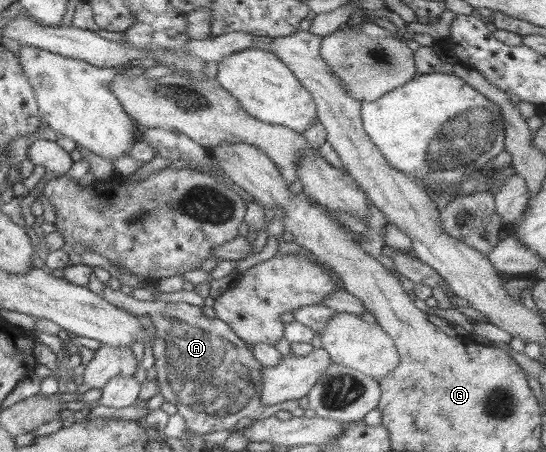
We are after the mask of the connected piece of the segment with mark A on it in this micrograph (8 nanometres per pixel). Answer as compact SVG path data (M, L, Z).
M105 285L101 297L109 303L136 317L149 316L153 328L157 330L151 349L161 394L165 401L176 405L191 432L206 434L224 429L233 430L243 417L265 419L283 409L297 417L303 415L303 409L299 409L297 401L291 401L289 405L283 402L265 405L262 402L263 365L253 358L251 345L239 339L223 321L218 318L208 319L199 307L183 301L167 303L151 298L137 300L130 294L123 294L121 290L112 290Z

